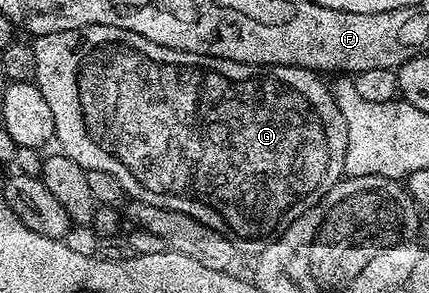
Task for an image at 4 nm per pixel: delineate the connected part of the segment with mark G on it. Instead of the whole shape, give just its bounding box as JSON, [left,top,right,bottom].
[31,25,346,257]

